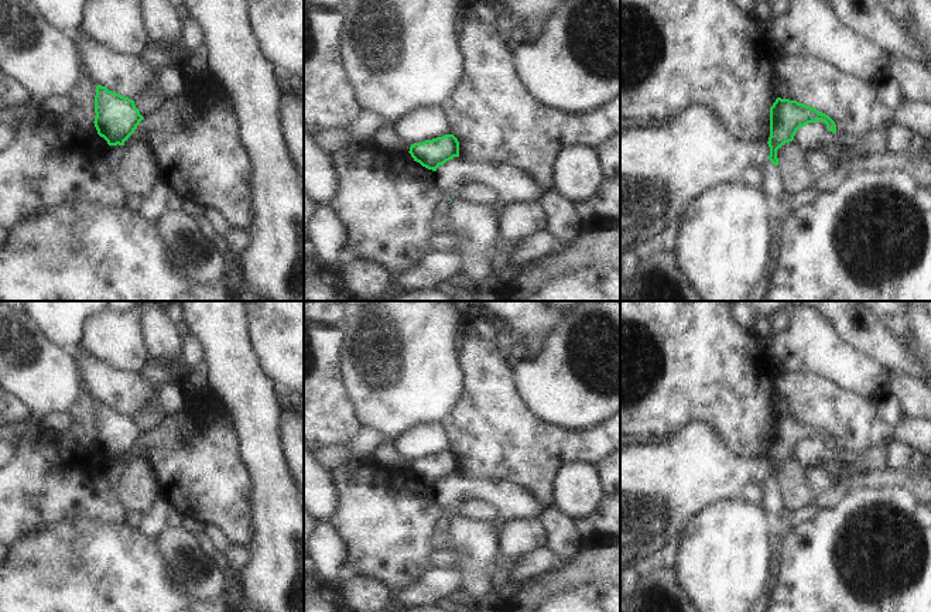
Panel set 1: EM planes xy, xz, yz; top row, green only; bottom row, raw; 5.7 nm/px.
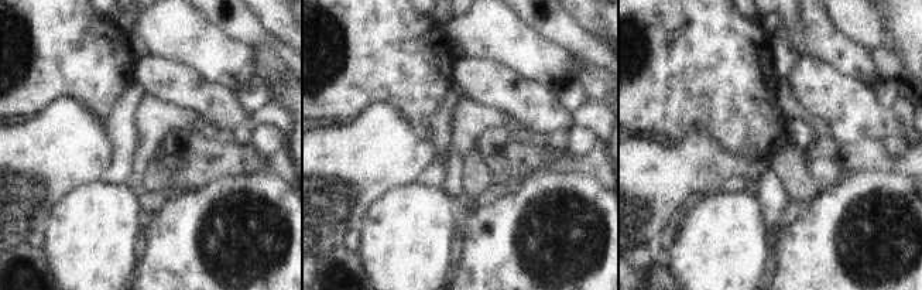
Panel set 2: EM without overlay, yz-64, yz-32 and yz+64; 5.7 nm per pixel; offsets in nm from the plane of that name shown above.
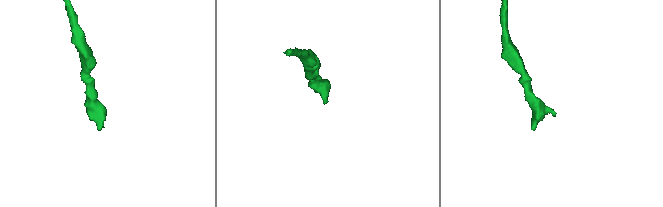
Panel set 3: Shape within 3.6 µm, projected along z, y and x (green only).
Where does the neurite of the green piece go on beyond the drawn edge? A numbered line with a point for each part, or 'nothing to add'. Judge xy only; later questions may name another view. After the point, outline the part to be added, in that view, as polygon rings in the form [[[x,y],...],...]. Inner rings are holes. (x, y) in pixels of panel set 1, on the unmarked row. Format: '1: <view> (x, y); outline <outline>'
nothing to add

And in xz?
nothing to add

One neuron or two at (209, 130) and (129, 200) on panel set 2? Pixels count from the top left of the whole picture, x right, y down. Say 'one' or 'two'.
two

